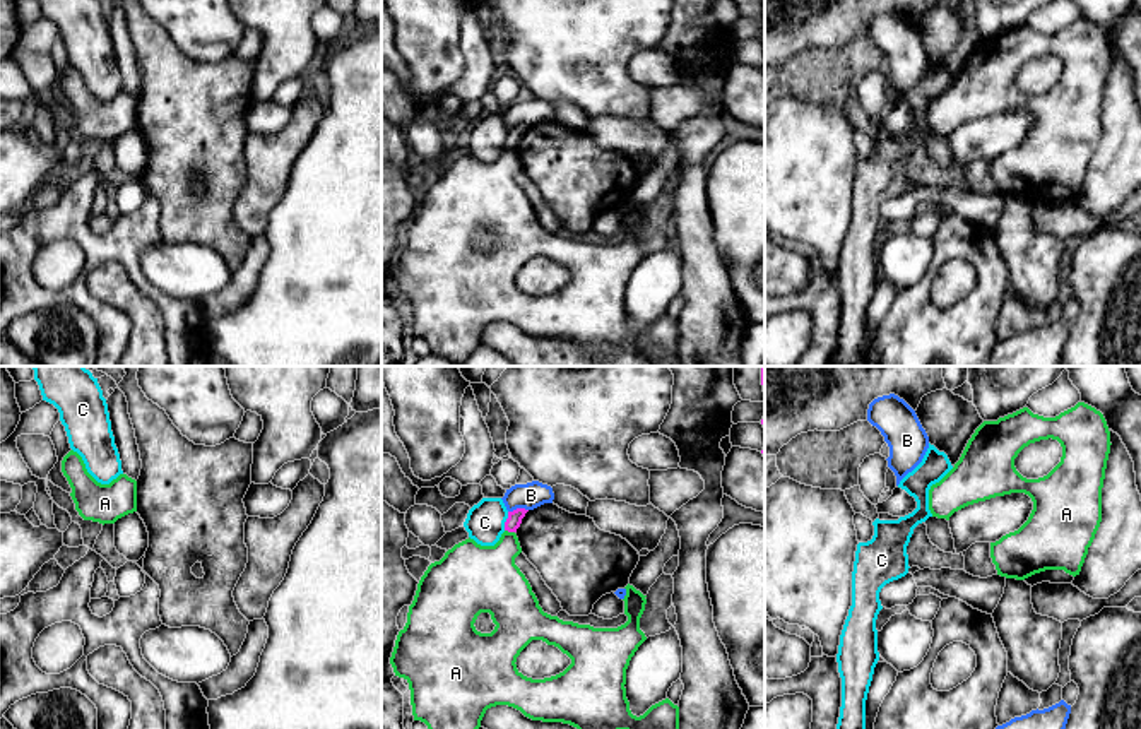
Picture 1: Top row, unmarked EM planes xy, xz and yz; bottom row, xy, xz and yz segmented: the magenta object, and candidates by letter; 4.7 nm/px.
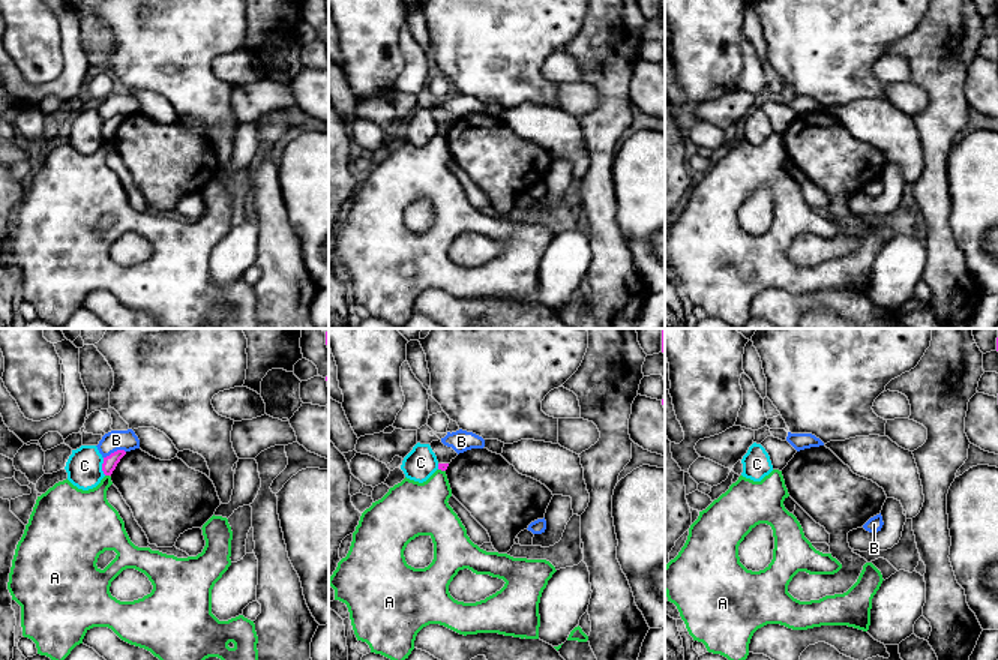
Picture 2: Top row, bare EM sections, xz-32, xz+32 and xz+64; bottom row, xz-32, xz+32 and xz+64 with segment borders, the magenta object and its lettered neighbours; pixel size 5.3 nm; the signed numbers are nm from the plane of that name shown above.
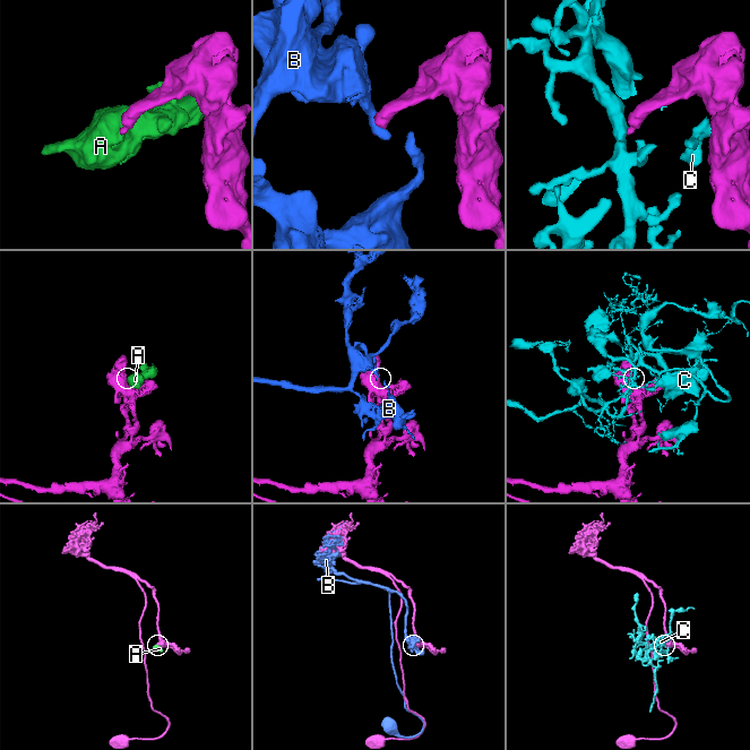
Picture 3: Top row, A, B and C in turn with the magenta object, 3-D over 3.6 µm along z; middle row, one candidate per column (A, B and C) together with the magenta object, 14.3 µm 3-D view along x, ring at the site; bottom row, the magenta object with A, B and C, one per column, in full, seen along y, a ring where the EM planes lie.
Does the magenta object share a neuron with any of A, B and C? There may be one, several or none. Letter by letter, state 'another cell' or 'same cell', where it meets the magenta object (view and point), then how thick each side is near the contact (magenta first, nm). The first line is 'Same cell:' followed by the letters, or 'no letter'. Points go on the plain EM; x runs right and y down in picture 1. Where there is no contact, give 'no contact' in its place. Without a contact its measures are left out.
Same cell: no letter
A: another cell | xz (510, 148) | 70/300 nm
B: another cell | xz (517, 125) | 70/120 nm
C: another cell | xz (507, 137) | 70/180 nm

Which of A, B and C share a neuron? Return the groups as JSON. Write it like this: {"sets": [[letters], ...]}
{"sets": [["A"], ["B"], ["C"]]}

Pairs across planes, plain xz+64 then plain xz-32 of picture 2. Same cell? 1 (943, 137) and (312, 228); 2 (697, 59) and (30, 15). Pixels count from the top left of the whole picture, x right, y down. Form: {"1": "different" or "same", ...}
{"1": "different", "2": "same"}

